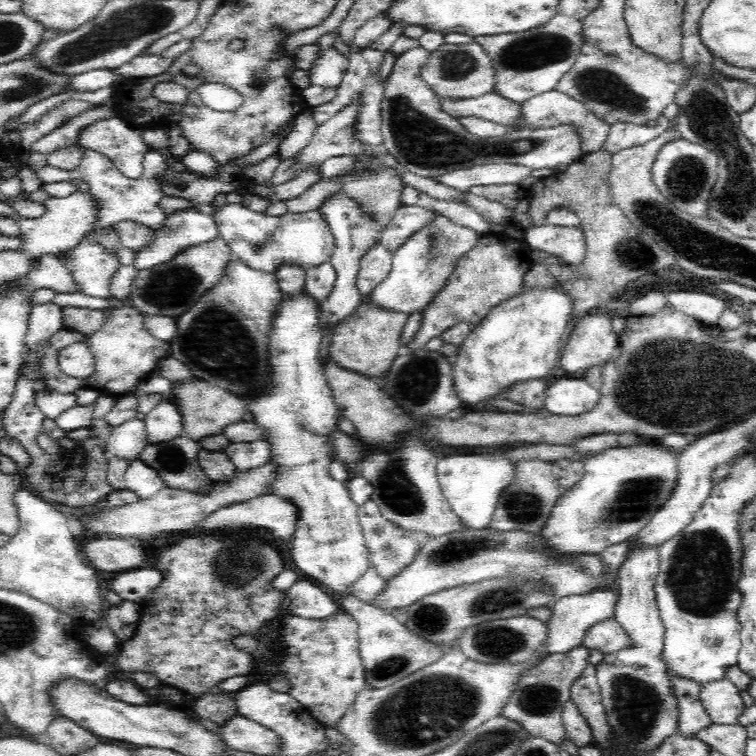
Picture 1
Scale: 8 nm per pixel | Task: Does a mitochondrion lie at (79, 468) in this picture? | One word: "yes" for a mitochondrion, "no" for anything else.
yes

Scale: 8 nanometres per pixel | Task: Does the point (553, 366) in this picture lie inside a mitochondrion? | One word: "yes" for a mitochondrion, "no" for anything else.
no

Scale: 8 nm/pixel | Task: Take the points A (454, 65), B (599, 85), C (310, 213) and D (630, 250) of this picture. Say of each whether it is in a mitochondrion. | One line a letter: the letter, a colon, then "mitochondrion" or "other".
A: mitochondrion
B: mitochondrion
C: other
D: mitochondrion

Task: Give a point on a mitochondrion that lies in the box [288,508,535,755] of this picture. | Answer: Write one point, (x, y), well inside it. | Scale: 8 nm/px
(427, 710)

